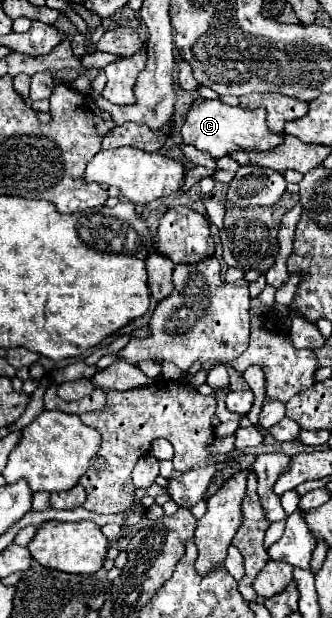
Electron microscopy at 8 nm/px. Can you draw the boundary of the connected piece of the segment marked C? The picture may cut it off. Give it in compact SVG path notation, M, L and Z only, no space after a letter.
M195 101L195 105L191 107L181 127L181 137L183 137L183 143L195 145L197 149L207 151L215 159L221 159L235 151L271 151L277 145L281 145L281 141L285 139L285 133L281 135L271 133L267 127L265 113L267 111L261 107L247 111L241 107L225 105L223 101Z

